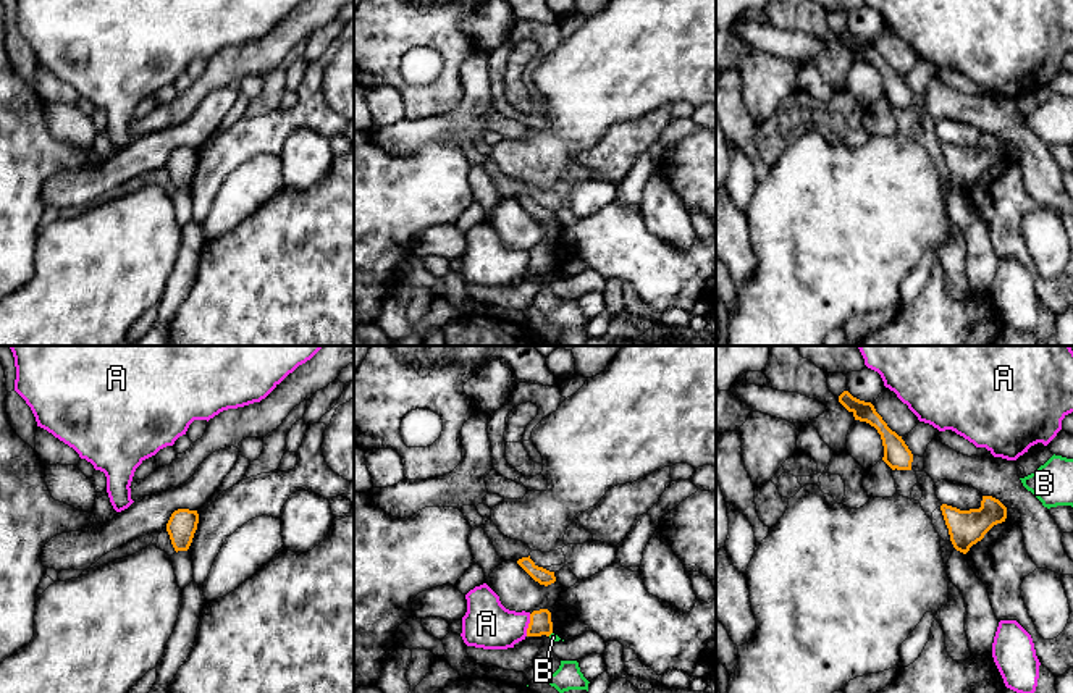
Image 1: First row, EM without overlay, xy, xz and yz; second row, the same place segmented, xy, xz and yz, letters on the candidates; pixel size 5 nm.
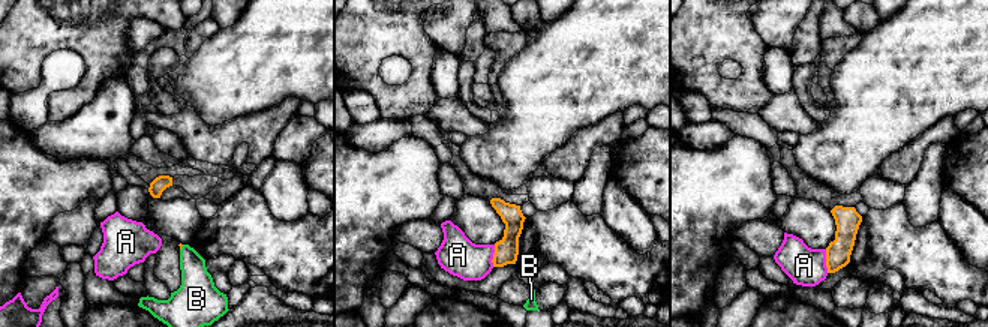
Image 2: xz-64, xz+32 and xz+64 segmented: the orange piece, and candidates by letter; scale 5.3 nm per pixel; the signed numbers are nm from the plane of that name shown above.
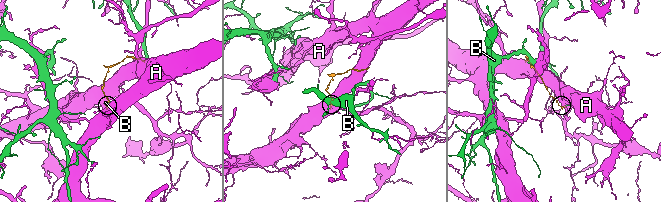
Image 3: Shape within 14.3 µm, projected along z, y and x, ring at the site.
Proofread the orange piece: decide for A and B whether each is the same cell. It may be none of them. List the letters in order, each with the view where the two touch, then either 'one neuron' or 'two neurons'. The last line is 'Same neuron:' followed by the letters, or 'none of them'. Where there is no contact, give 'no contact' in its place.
A: meets orange in xz; two neurons
B: meets orange in xz; two neurons
Same neuron: none of them

